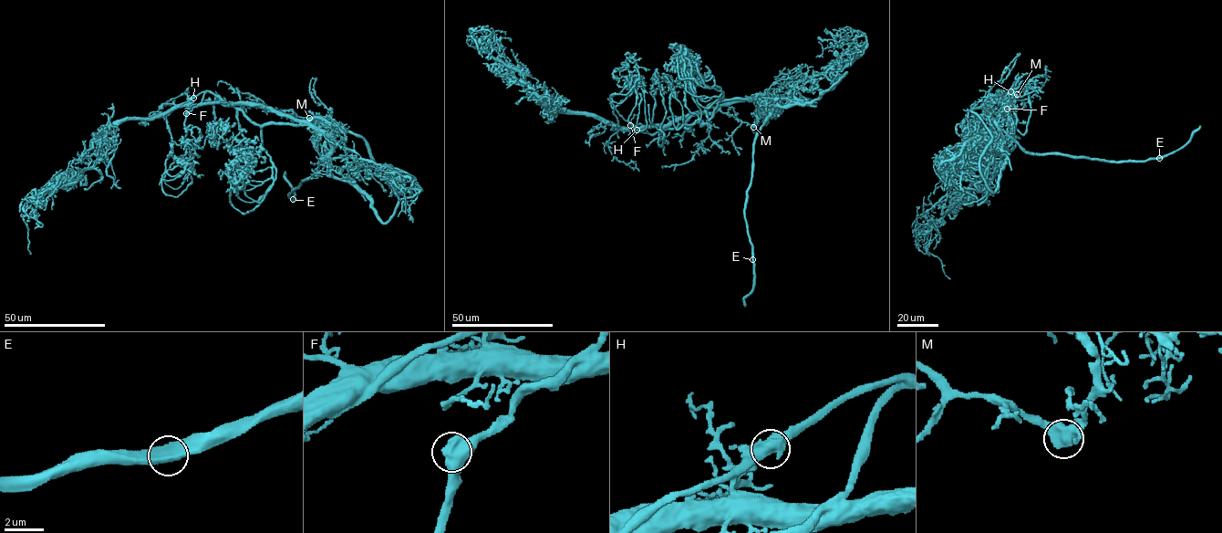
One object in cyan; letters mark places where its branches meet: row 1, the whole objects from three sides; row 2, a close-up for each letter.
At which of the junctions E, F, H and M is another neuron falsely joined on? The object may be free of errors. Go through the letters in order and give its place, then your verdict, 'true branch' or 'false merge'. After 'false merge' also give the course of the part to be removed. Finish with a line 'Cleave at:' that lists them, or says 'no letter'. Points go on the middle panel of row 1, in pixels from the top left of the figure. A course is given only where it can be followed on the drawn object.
E: at (752, 259); true branch
F: at (630, 125); true branch
H: at (636, 130); true branch
M: at (753, 127); true branch
Cleave at: no letter

